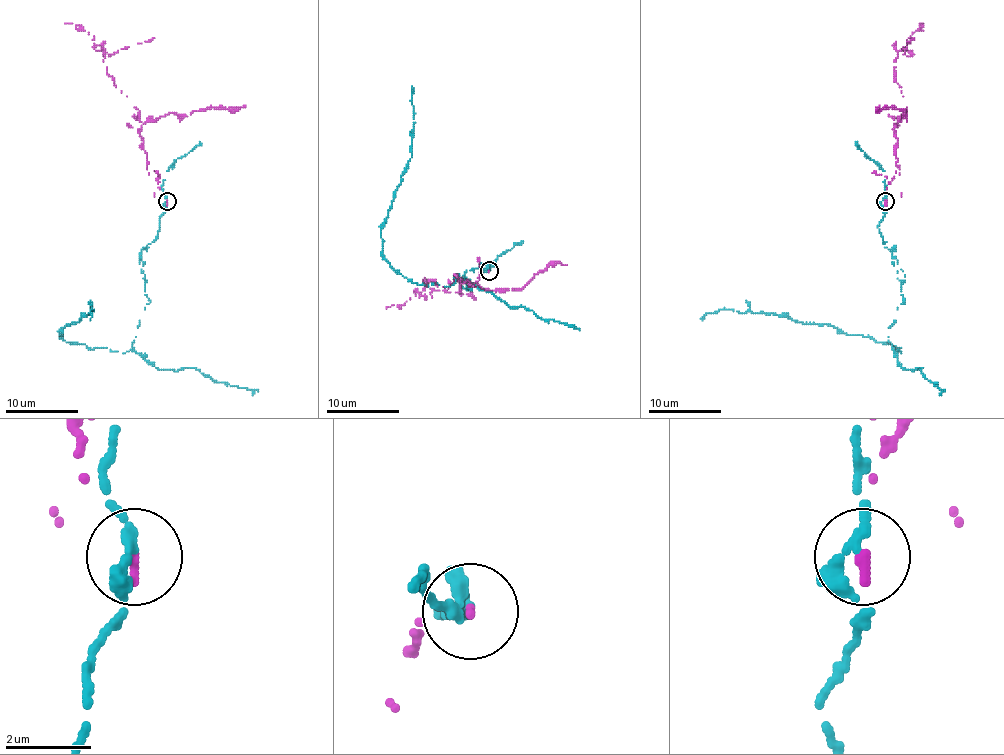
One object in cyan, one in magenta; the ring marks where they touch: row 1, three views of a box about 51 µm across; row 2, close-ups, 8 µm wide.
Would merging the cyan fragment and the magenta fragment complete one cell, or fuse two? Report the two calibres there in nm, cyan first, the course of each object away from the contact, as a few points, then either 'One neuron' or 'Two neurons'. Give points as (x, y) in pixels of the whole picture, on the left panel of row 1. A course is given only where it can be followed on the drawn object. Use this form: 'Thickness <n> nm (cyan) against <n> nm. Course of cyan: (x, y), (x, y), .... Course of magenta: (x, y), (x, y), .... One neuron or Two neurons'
Thickness 220 nm (cyan) against 200 nm. Course of cyan: (167, 200), (156, 238), (141, 253), (150, 302), (134, 351), (90, 349), (59, 333), (92, 309), (90, 318). Course of magenta: (167, 202), (156, 172), (147, 169), (139, 110), (106, 72), (105, 50), (94, 48), (110, 56), (154, 38). Two neurons

